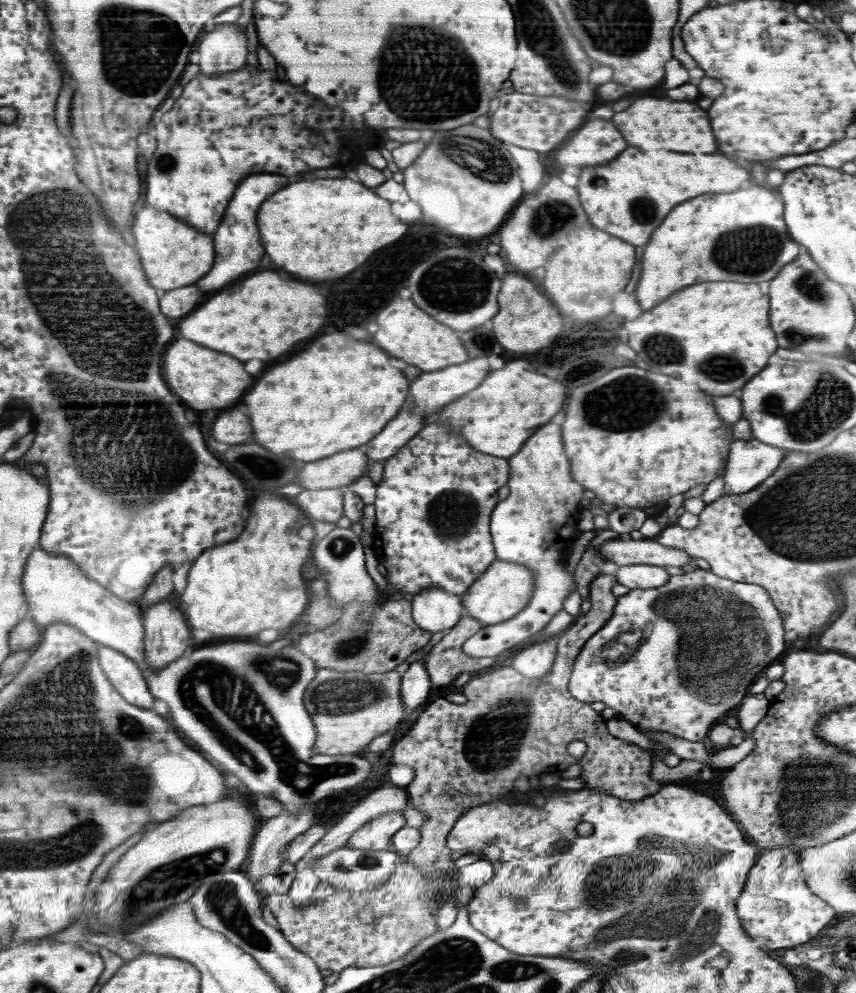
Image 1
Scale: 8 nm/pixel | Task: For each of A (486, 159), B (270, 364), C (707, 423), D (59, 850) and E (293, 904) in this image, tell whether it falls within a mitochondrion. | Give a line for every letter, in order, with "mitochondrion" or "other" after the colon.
A: mitochondrion
B: other
C: other
D: mitochondrion
E: other

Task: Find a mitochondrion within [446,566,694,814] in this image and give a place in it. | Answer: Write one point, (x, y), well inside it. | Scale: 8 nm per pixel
(494, 737)

